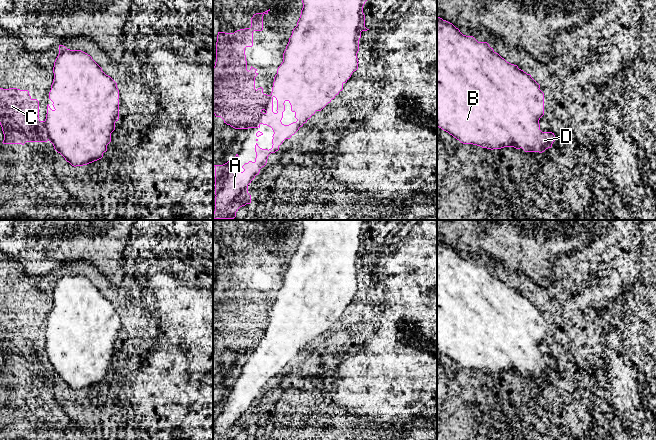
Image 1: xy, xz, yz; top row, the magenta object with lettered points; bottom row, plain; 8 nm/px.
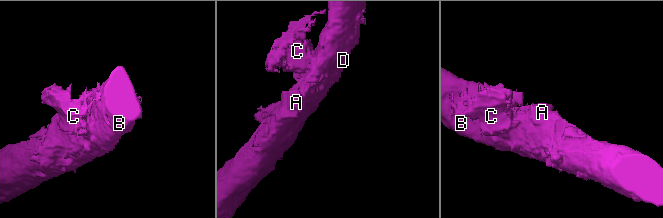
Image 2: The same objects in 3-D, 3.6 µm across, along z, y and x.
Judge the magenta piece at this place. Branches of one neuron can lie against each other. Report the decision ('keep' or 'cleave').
keep

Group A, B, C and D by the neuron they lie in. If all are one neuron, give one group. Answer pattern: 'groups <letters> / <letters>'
groups A B C D

